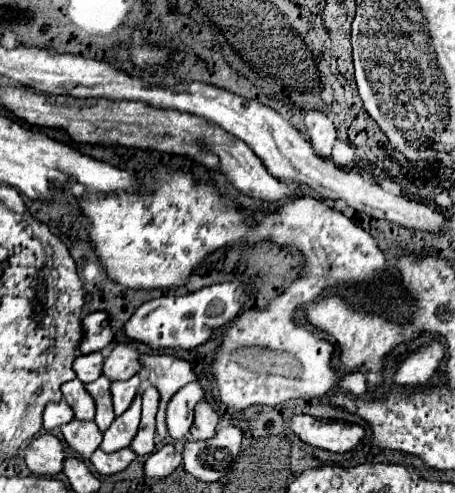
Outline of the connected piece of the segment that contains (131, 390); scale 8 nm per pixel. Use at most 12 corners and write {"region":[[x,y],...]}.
{"region":[[138,375],[112,383],[114,413],[130,407],[140,385]]}

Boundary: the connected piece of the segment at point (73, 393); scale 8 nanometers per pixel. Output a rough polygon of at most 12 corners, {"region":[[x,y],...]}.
{"region":[[80,379],[62,385],[76,419],[92,421],[96,405]]}

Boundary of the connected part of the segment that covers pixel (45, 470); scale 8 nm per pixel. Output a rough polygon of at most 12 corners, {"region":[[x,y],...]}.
{"region":[[56,435],[36,437],[24,451],[36,475],[64,467],[64,445]]}

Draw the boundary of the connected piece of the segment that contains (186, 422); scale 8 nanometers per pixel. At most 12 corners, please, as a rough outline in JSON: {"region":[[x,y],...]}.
{"region":[[188,383],[172,397],[166,411],[168,433],[182,439],[194,423],[194,407],[204,387]]}

